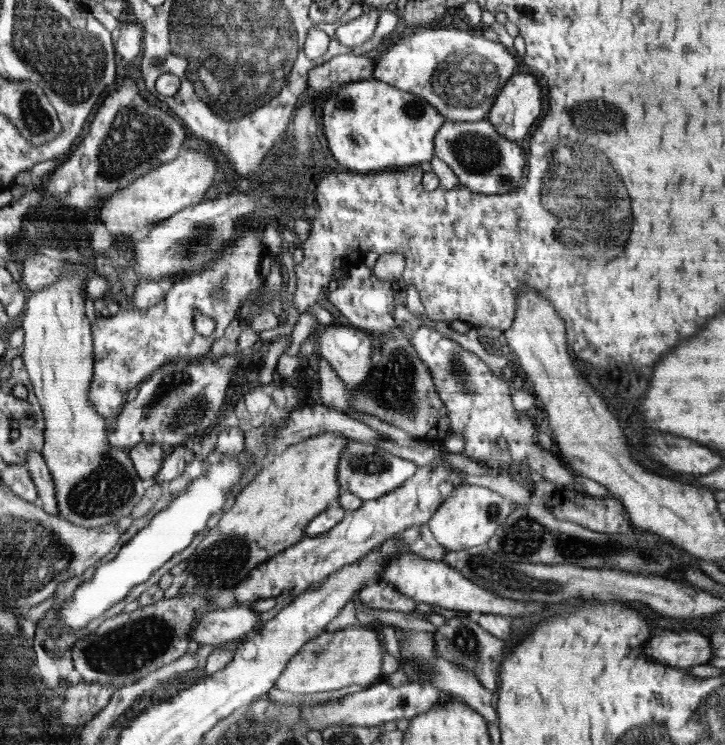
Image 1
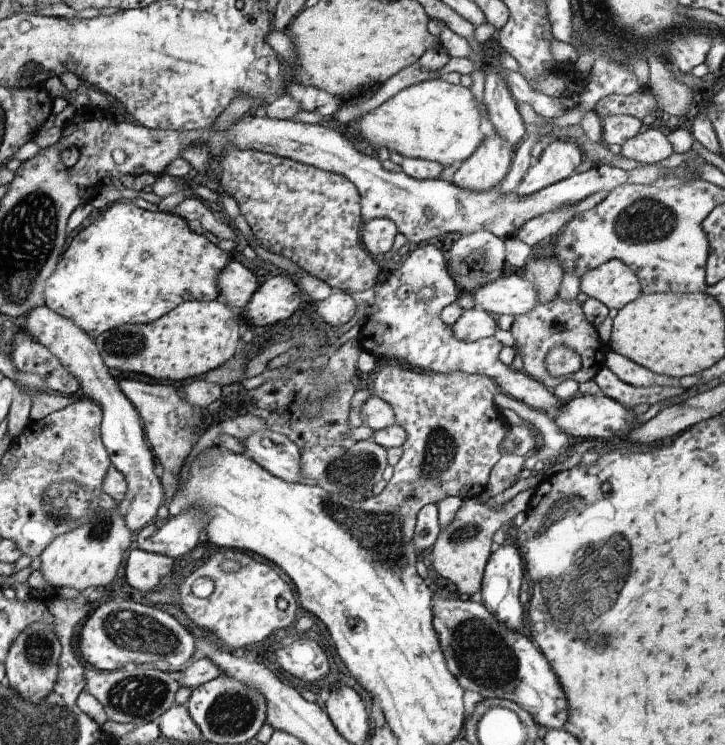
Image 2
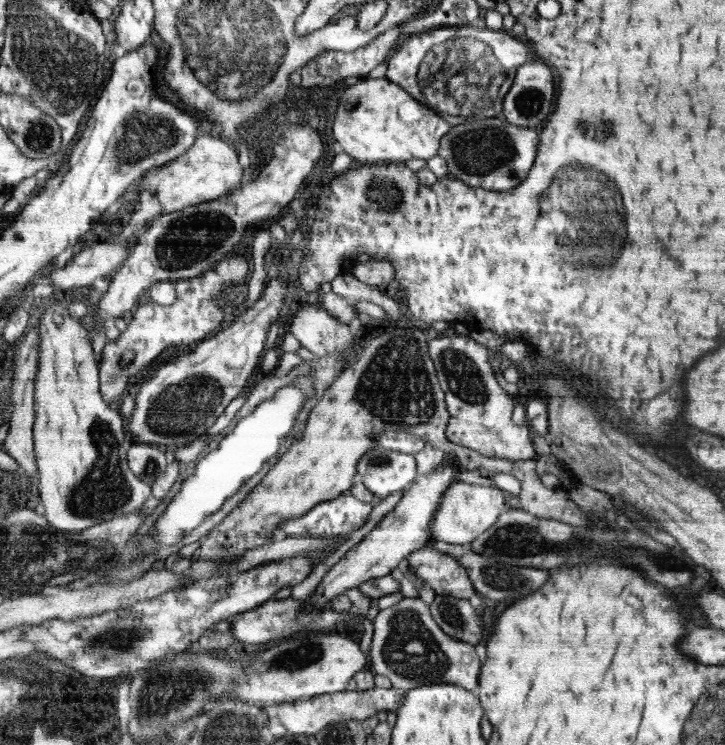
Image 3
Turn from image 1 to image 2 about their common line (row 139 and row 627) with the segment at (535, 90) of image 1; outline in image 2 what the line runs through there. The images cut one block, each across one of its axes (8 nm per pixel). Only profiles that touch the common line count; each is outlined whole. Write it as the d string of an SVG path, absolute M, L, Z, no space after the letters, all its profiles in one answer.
M501 546L494 552L490 558L489 566L486 566L484 585L482 586L482 601L492 614L494 614L498 623L504 623L509 630L519 631L524 626L524 606L518 600L520 594L520 586L522 586L522 576L524 576L524 568L522 568L521 554L514 546Z

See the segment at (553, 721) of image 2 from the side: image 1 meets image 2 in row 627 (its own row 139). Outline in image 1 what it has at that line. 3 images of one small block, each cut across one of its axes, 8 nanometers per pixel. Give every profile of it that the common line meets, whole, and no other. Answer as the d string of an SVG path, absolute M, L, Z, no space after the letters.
M489 120L450 121L442 125L436 137L438 158L453 170L459 185L478 194L499 195L513 192L525 180L524 167L528 164L528 153L518 144L509 142L498 134Z

